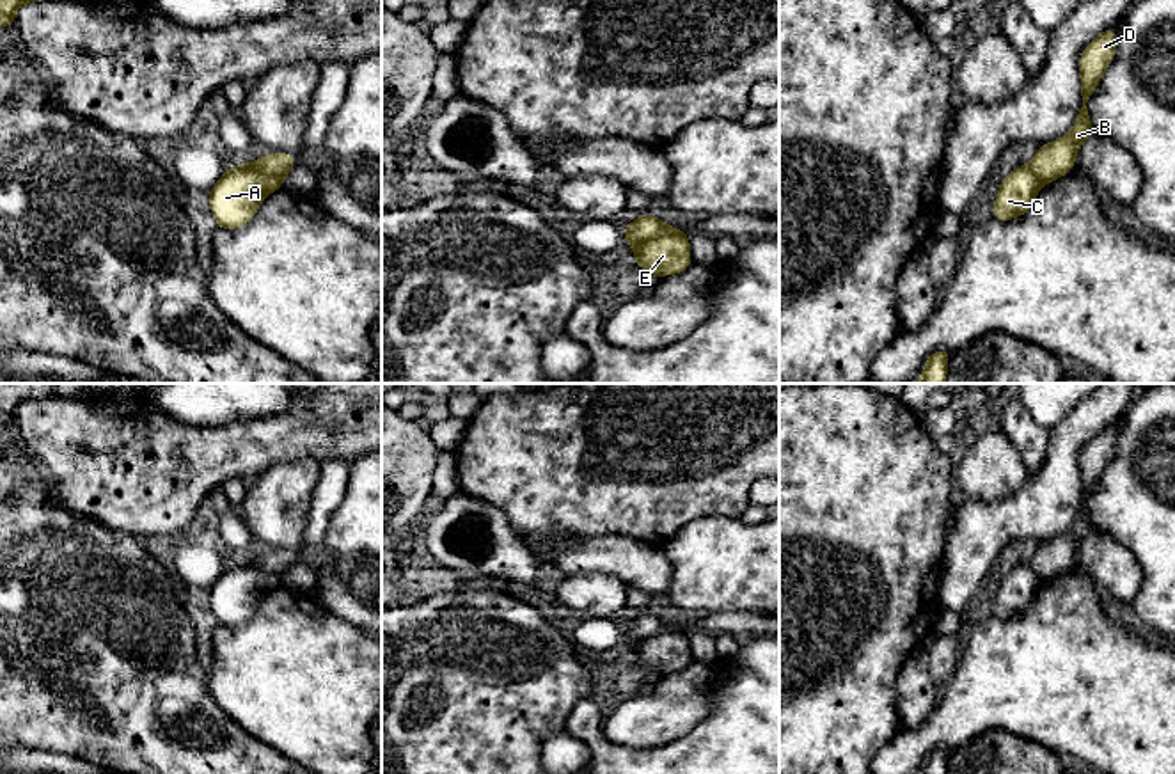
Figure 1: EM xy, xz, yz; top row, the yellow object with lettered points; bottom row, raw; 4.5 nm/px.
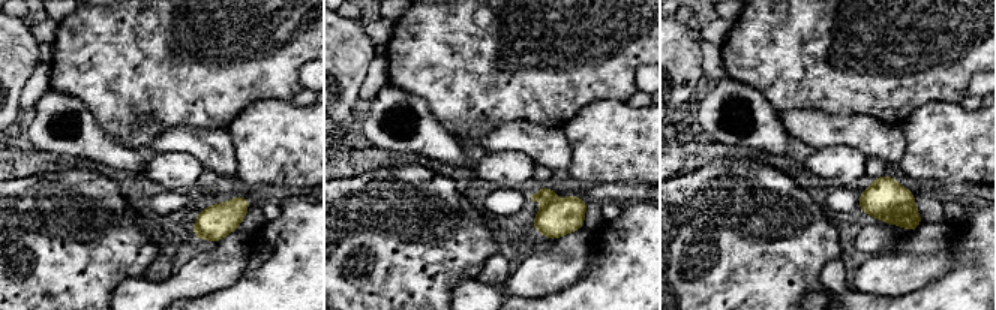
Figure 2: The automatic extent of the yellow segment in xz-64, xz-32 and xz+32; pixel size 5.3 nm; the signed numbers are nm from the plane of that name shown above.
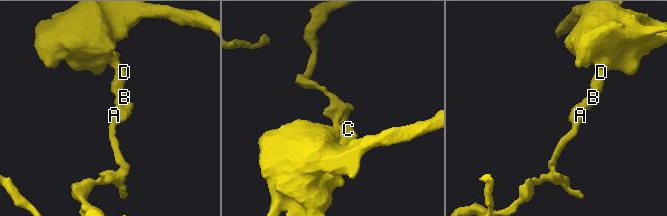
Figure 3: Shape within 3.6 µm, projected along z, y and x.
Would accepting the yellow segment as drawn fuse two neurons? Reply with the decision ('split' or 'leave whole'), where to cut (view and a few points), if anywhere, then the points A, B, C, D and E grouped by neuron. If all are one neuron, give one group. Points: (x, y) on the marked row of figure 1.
split; cut xz (680, 231), (646, 240), (634, 249); groups A C / B D E

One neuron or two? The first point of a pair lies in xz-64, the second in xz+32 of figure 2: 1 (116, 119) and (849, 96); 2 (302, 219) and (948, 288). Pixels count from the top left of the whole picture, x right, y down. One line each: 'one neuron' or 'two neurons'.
1: one neuron
2: one neuron

